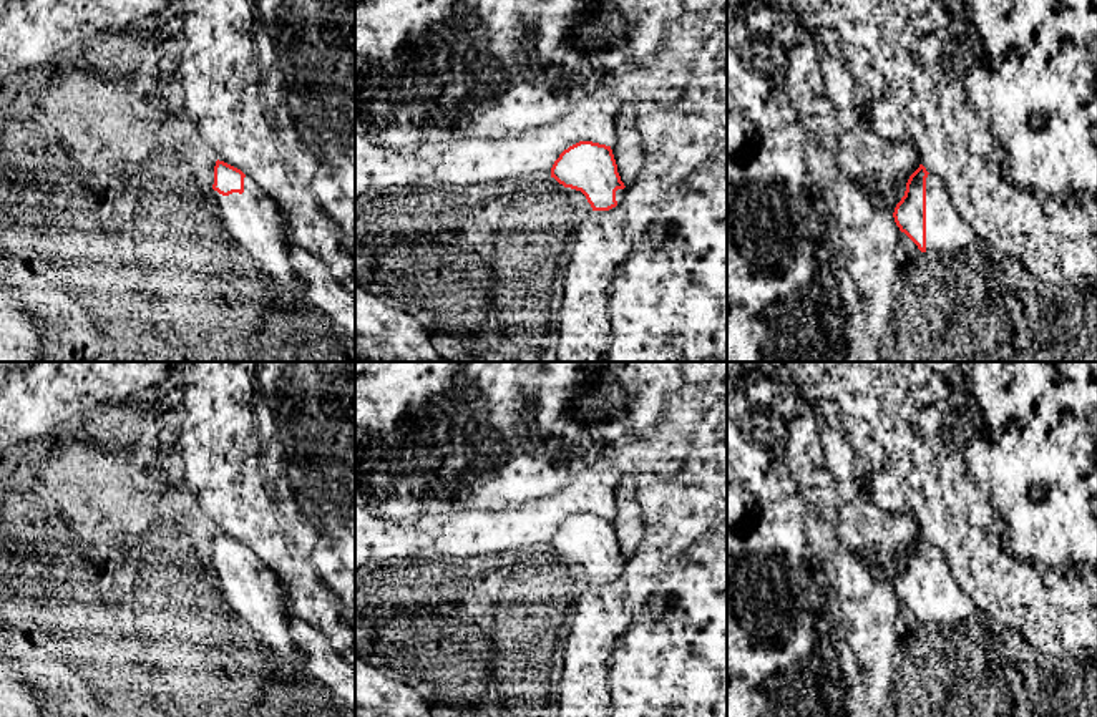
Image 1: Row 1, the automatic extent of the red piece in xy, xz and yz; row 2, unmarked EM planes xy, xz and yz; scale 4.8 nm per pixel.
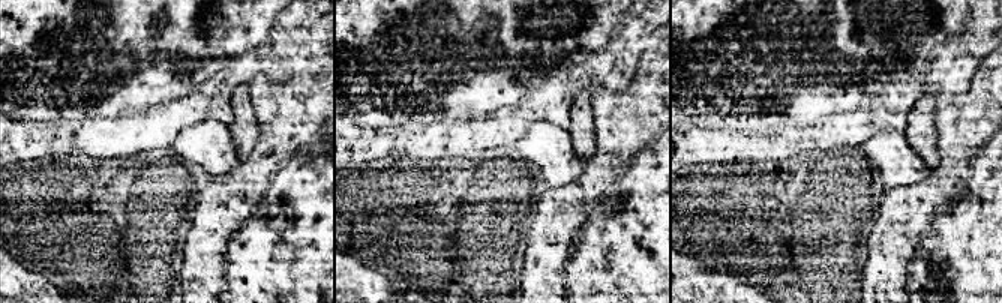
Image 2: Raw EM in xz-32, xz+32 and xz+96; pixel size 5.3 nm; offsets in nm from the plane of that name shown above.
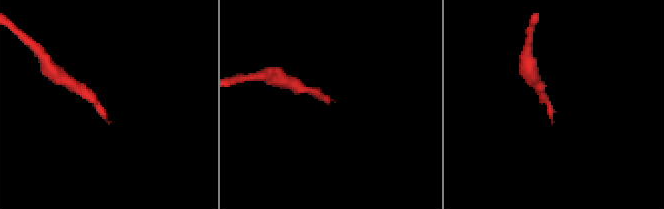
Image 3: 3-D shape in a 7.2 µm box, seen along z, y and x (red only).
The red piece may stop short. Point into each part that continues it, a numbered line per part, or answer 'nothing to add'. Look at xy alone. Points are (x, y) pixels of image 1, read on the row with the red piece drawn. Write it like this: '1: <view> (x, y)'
1: xy (253, 219)

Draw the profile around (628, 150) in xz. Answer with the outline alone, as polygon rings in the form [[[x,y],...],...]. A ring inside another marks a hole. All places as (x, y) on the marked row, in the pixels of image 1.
[[[624,105],[616,118],[616,141],[611,146],[624,186],[631,186],[644,166],[644,146],[637,129],[636,108]]]

